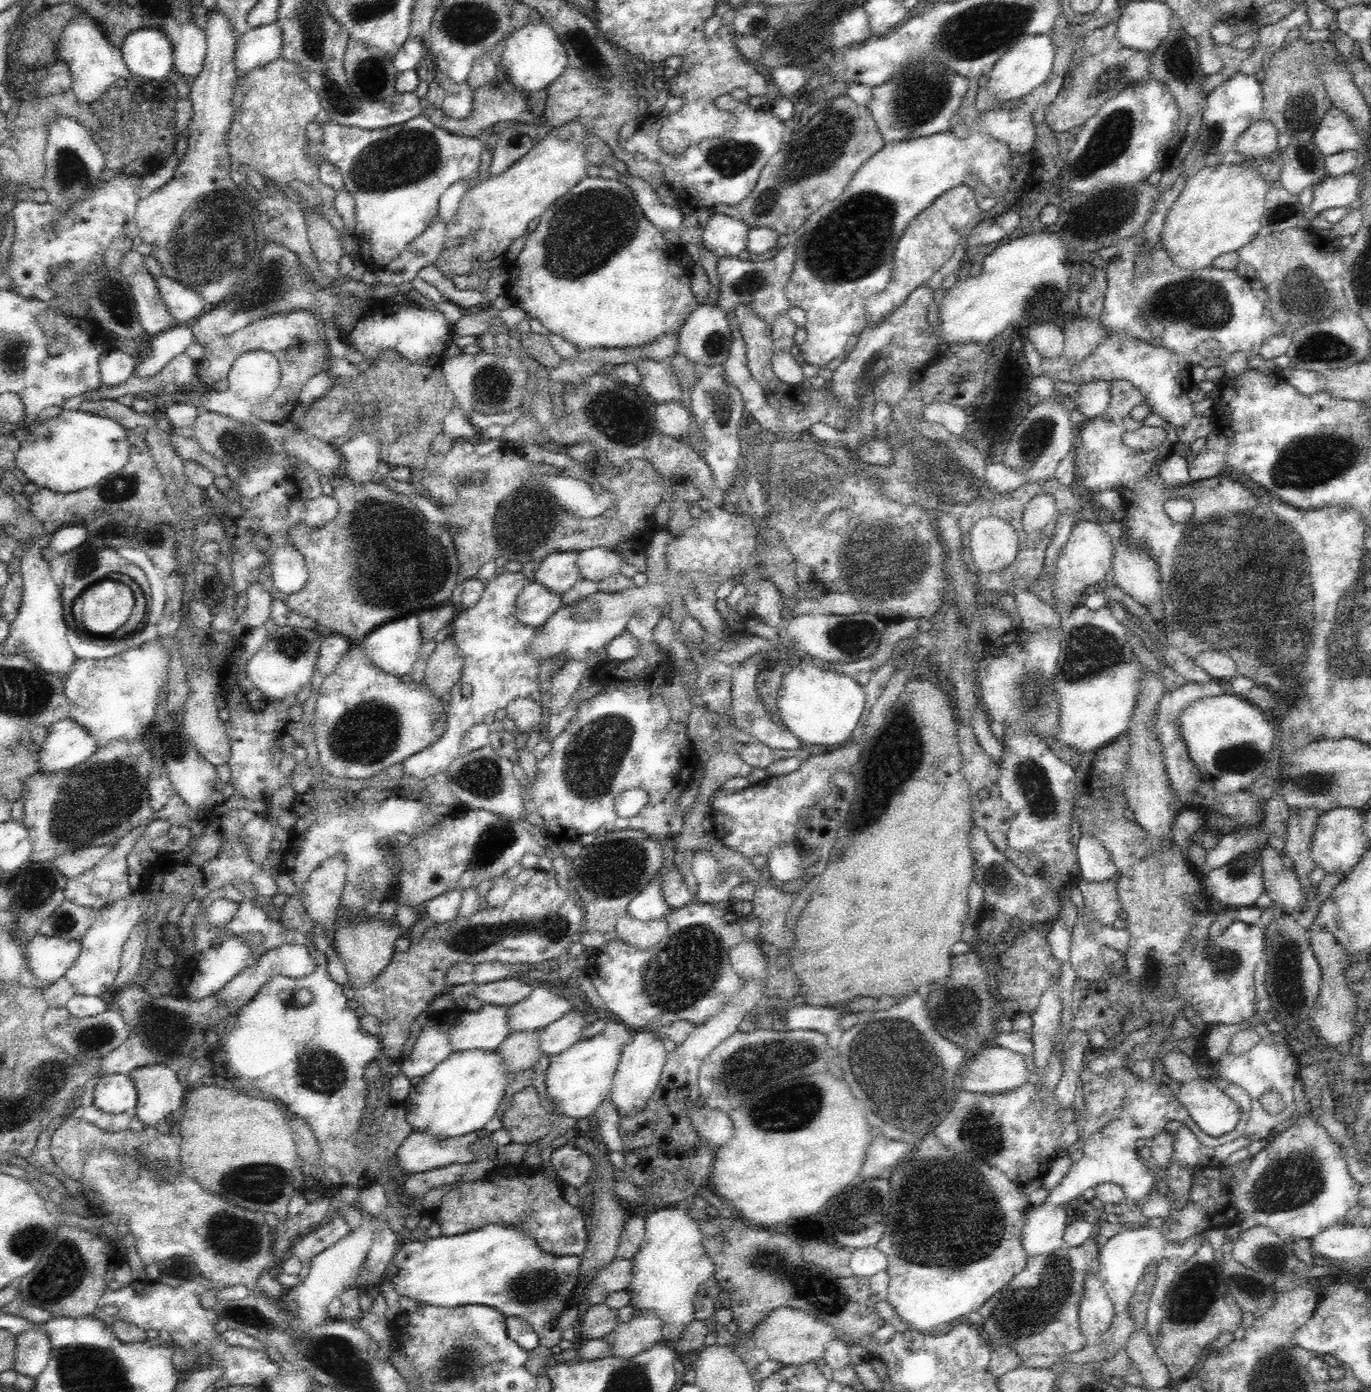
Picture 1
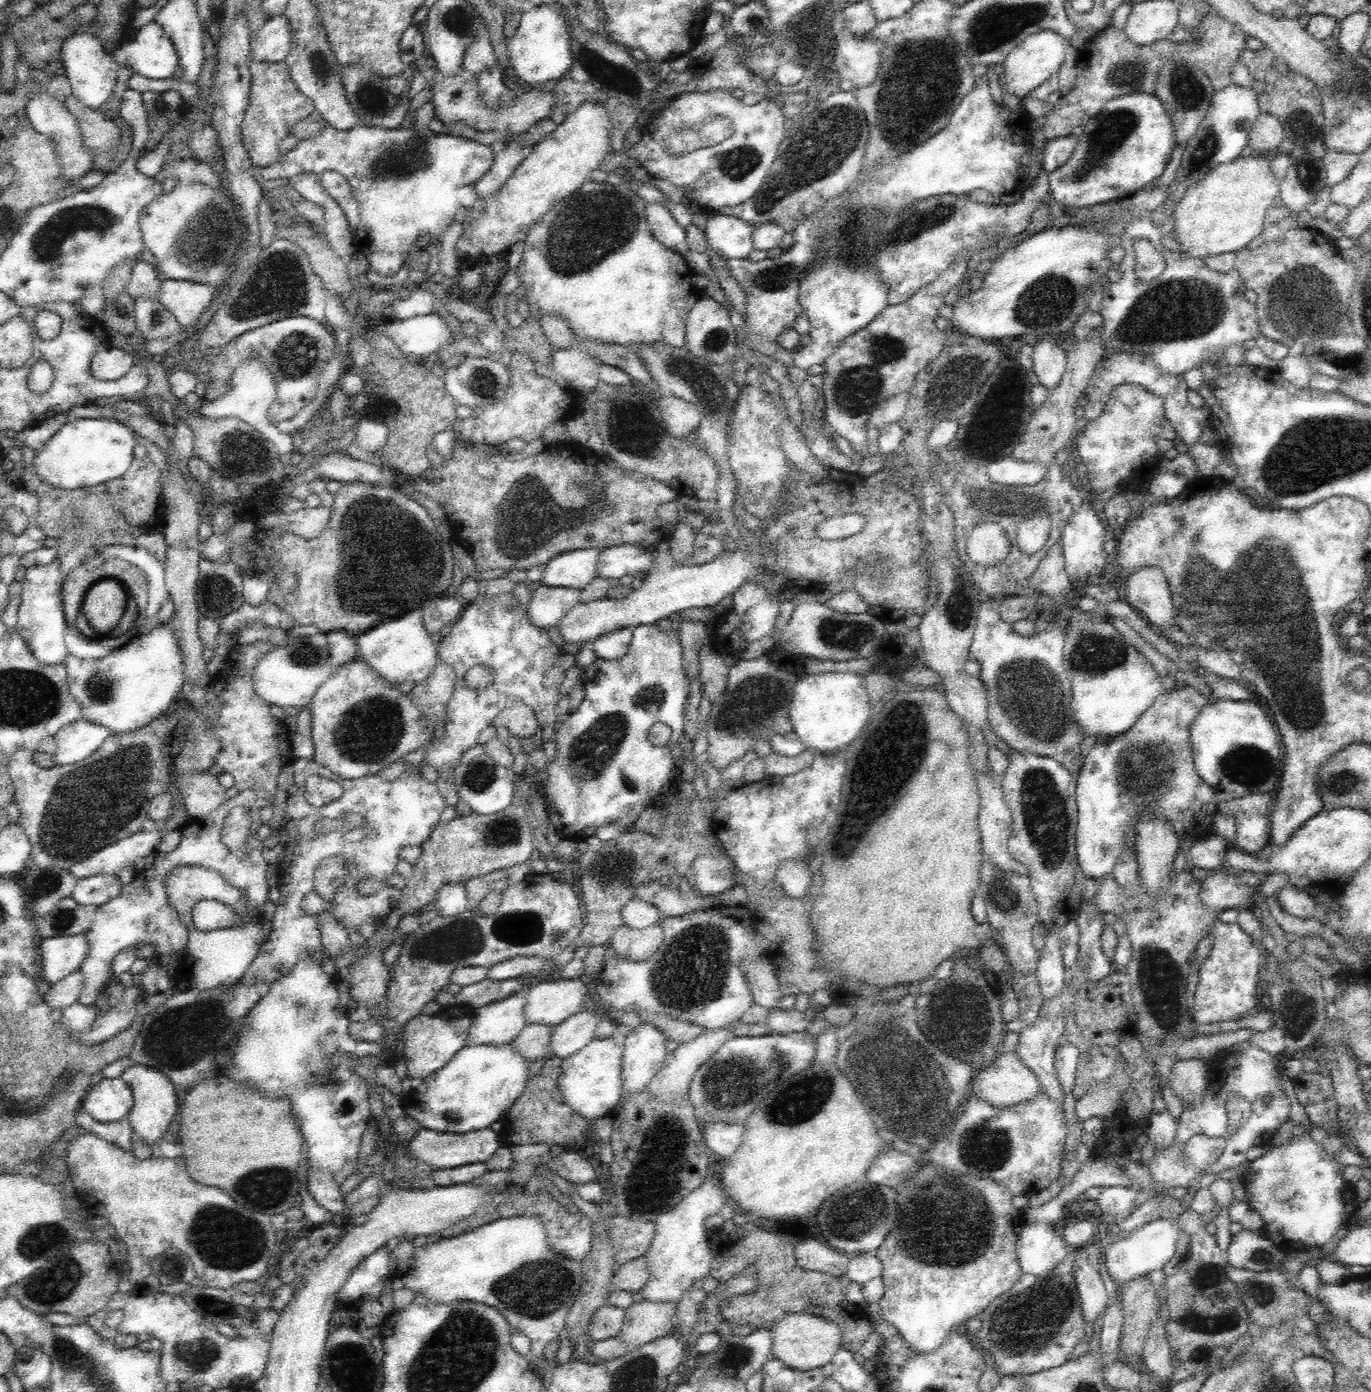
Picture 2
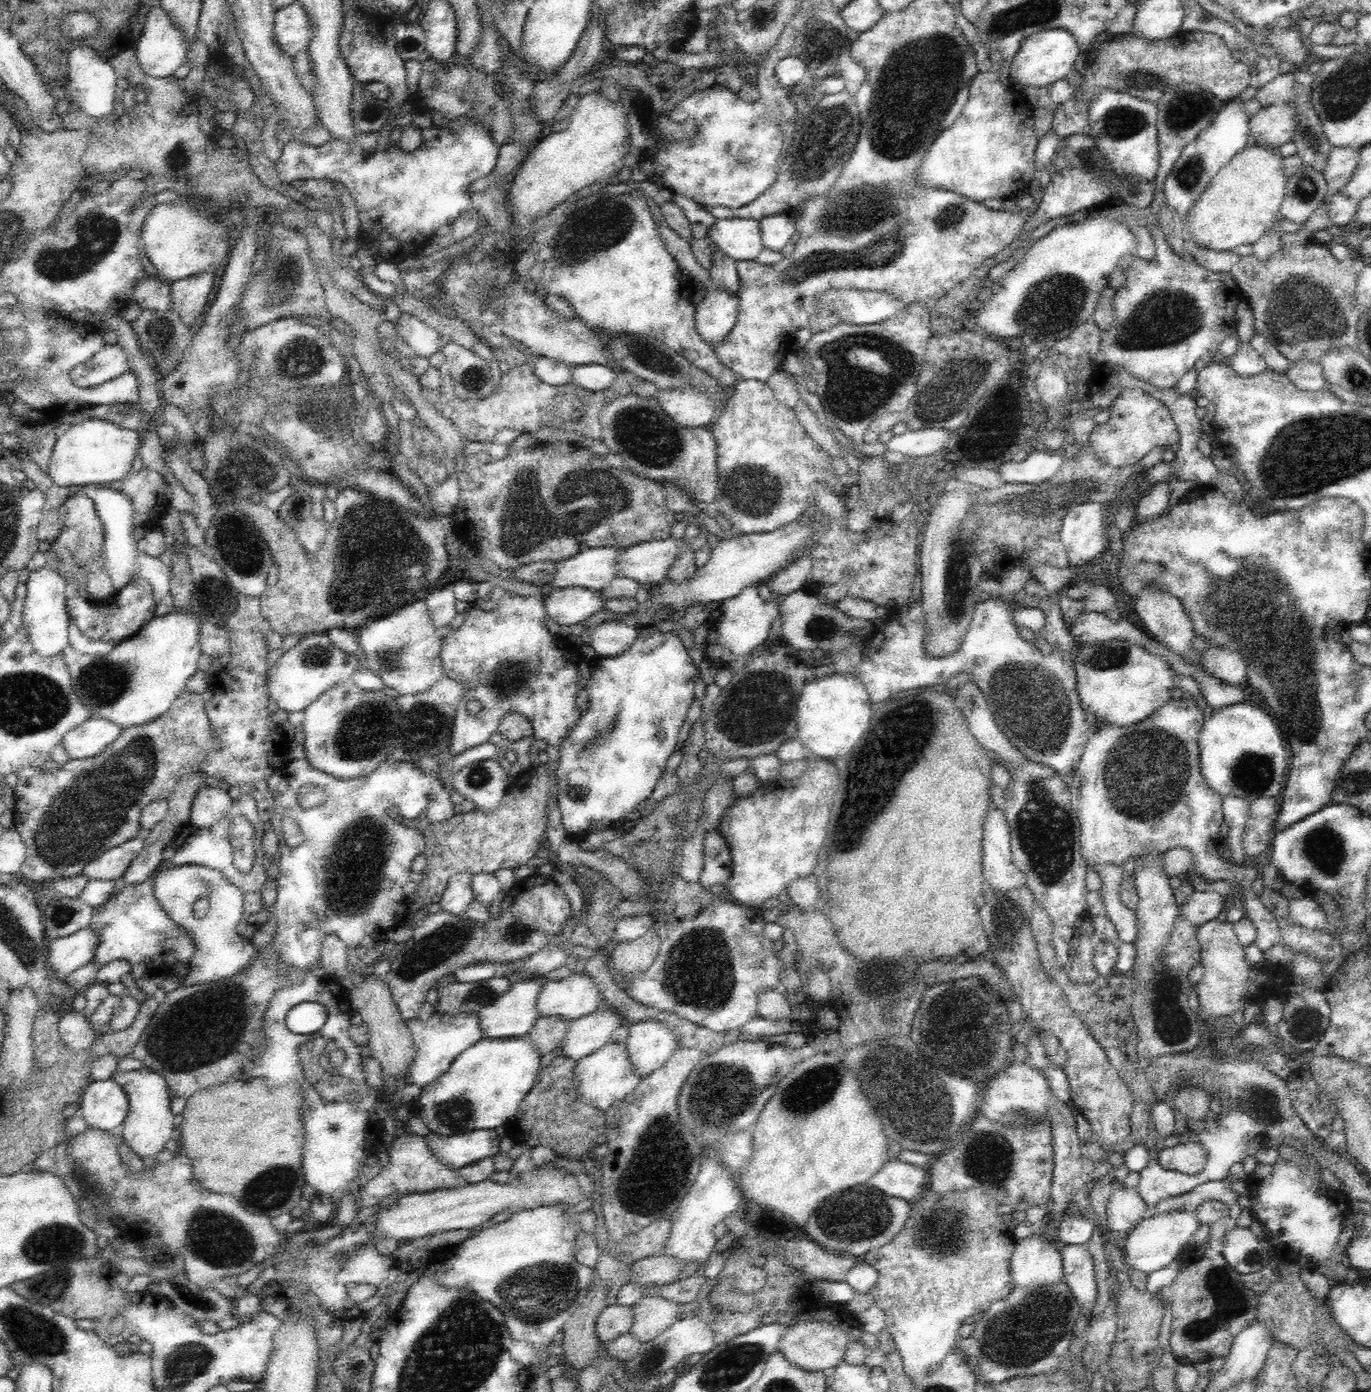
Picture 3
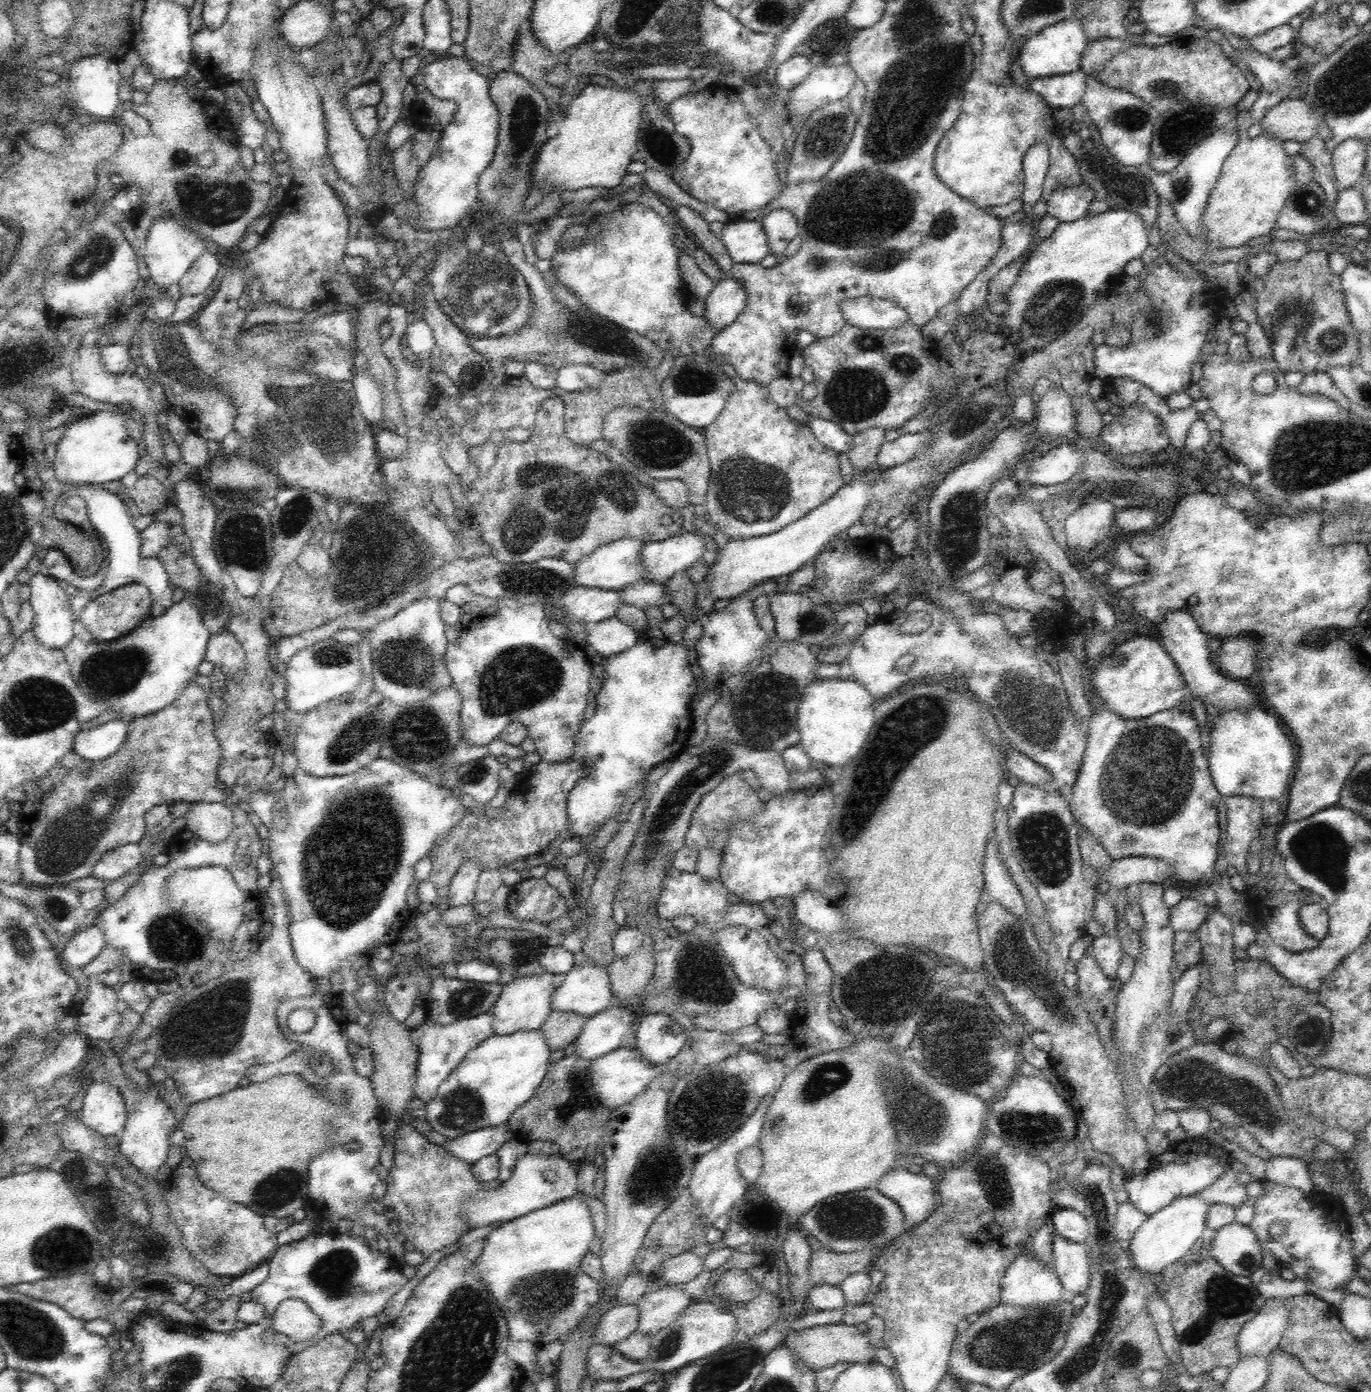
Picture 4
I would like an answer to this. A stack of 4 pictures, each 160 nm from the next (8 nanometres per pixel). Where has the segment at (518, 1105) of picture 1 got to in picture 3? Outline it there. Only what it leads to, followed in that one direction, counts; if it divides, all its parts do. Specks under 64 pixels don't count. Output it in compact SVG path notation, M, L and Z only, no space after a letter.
M559 1052L556 1058L549 1057L545 1060L539 1074L536 1076L535 1086L532 1086L528 1095L520 1104L518 1112L505 1125L506 1132L504 1135L513 1141L513 1145L548 1146L558 1156L576 1158L576 1156L587 1154L588 1150L592 1148L594 1138L605 1132L605 1113L585 1104L579 1096L575 1086L575 1065L576 1061Z

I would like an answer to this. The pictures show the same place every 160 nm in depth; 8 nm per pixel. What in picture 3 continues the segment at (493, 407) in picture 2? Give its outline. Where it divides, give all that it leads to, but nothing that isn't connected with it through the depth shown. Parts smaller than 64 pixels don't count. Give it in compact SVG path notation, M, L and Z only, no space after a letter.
M524 362L512 365L507 373L502 374L498 388L494 390L492 396L483 400L461 400L450 396L438 408L441 411L441 416L450 420L467 443L472 441L492 442L494 436L504 428L533 434L539 428L547 426L548 423L553 428L575 432L579 436L590 436L600 441L602 435L598 414L600 414L601 406L632 393L633 387L639 382L641 382L641 378L638 378L633 372L622 370L616 371L610 388L606 388L602 392L584 390L574 383L552 386L542 382L535 375L533 367Z

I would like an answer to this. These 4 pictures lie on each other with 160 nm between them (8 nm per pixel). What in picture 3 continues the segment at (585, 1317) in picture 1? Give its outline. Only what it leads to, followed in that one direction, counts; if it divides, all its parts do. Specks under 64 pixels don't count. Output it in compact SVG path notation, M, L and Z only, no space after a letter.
M616 1302L608 1305L598 1316L595 1324L596 1335L601 1344L606 1344L629 1332L633 1324L634 1311L631 1306Z

